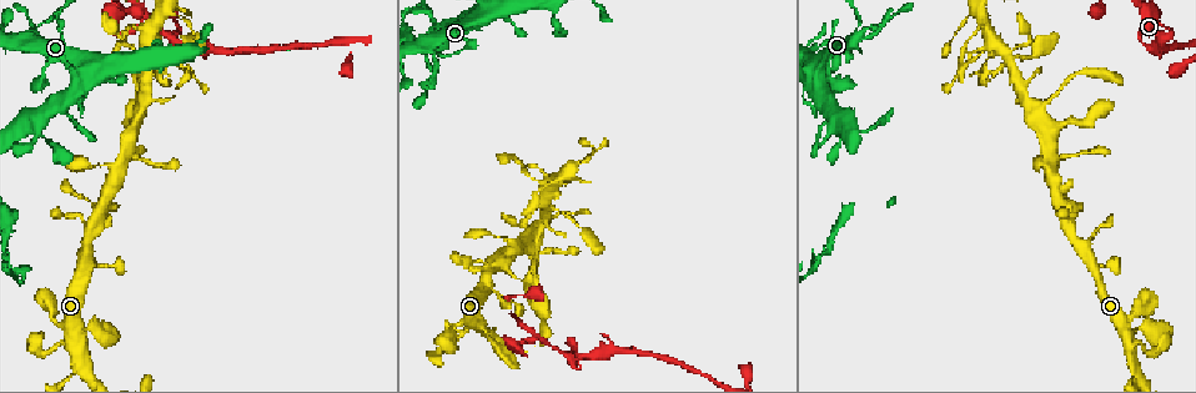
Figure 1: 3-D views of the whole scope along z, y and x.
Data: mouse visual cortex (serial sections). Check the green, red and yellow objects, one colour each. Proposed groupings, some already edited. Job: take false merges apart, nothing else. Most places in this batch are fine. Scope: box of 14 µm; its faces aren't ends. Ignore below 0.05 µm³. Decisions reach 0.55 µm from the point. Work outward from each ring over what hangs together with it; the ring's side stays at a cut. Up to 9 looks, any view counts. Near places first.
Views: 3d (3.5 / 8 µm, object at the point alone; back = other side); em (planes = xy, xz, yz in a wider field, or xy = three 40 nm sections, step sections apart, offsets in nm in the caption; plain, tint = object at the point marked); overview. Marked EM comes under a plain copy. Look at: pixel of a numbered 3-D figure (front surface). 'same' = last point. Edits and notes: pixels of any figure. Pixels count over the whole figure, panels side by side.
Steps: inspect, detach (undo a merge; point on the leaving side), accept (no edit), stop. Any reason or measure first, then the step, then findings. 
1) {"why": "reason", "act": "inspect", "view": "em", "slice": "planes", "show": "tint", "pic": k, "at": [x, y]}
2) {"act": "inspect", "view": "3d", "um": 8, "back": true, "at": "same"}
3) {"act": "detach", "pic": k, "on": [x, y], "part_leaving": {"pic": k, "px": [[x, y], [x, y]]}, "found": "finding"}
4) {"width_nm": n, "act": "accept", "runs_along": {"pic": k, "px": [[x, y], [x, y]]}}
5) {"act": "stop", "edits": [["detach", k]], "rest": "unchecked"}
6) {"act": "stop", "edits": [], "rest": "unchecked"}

{"why": "thick turns thin", "act": "inspect", "view": "3d", "um": 3.5, "pic": 1, "at": [485, 265]}

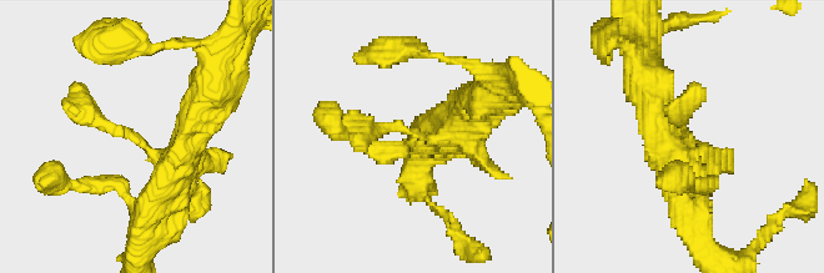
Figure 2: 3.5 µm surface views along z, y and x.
{"why": "now the EM", "act": "inspect", "view": "em", "slice": "planes", "show": "tint", "pic": 2, "at": [421, 136]}

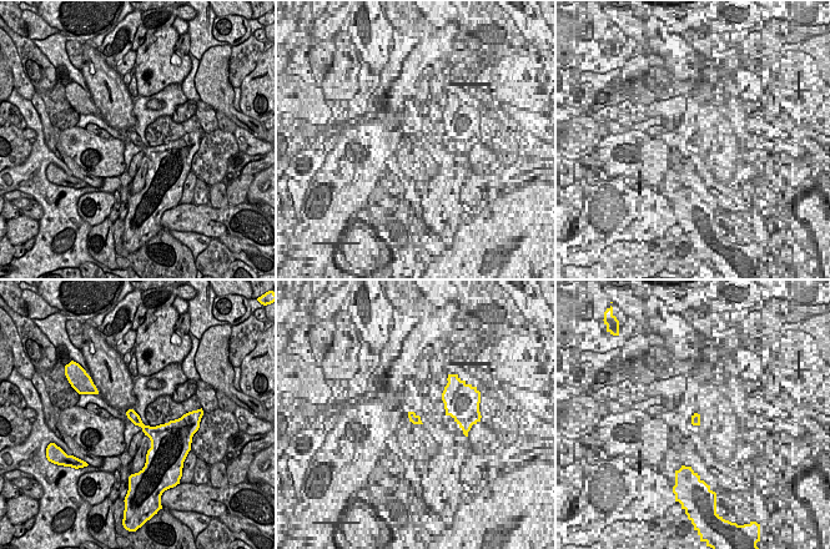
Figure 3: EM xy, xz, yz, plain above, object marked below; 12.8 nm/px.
{"act": "accept", "runs_along": {"pic": 2, "px": [[156, 205], [176, 175], [80, 97]]}, "found": "continuous, no second cell"}

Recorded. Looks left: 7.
{"why": "calibre changes", "act": "inspect", "view": "em", "slice": "planes", "show": "tint", "pic": 1, "at": [1013, 62]}

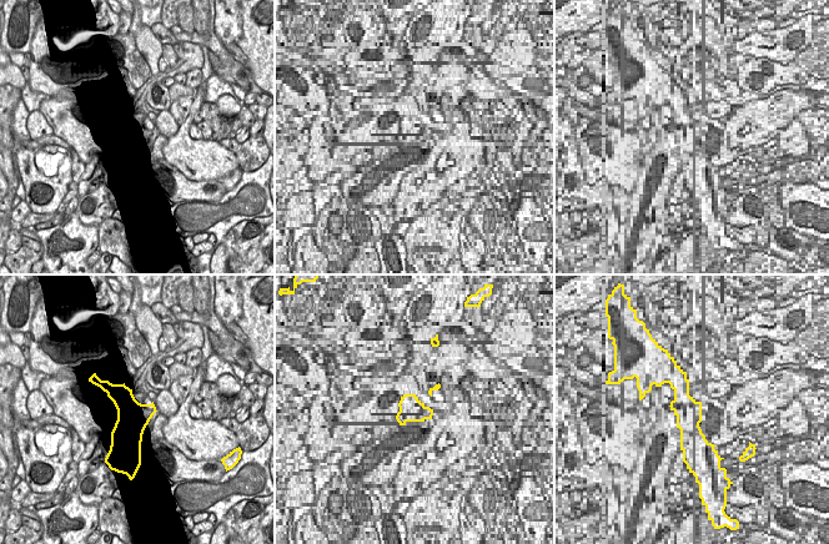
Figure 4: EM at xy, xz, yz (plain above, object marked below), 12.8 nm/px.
{"act": "inspect", "view": "3d", "um": 3.5, "at": "same"}

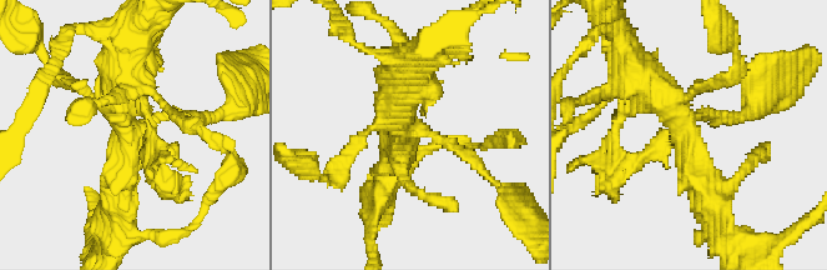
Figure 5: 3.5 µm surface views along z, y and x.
{"act": "accept", "runs_along": {"pic": 5, "px": [[711, 211], [679, 115], [635, 69]]}, "found": "continuous, no second cell"}

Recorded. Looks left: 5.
{"why": "arms part here", "act": "inspect", "view": "3d", "um": 3.5, "pic": 1, "at": [546, 340]}

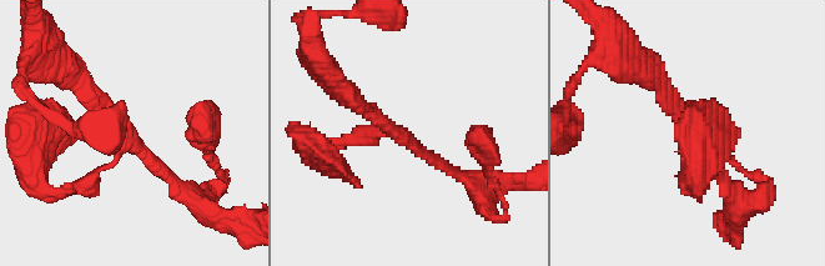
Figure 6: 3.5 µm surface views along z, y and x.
{"arms": 3, "arm_widths_nm": [150, 200, 200], "why": "shape alone is not enough", "act": "inspect", "view": "em", "slice": "xy", "step": 2, "show": "tint", "pic": 6, "at": [127, 143]}

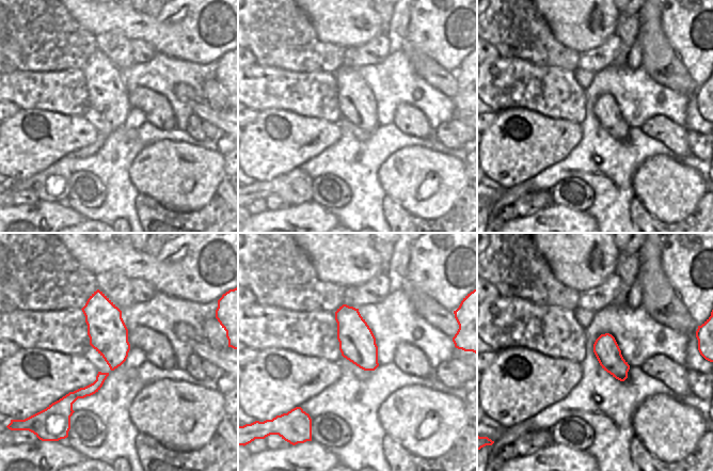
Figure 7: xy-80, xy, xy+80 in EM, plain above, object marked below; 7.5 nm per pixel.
{"act": "accept", "runs_along": {"pic": 6, "px": [[342, 142], [403, 132], [464, 177]]}, "found": "one cell here"}

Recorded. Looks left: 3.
{"why": "sudden change in width", "act": "inspect", "view": "3d", "um": 3.5, "back": true, "pic": 1, "at": [963, 57]}

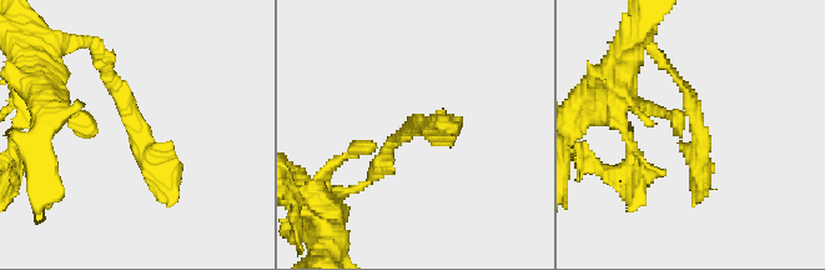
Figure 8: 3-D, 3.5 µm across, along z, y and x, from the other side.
{"why": "shape alone is not enough", "act": "inspect", "view": "em", "slice": "xy", "step": 5, "show": "tint", "pic": 8, "at": [697, 126]}

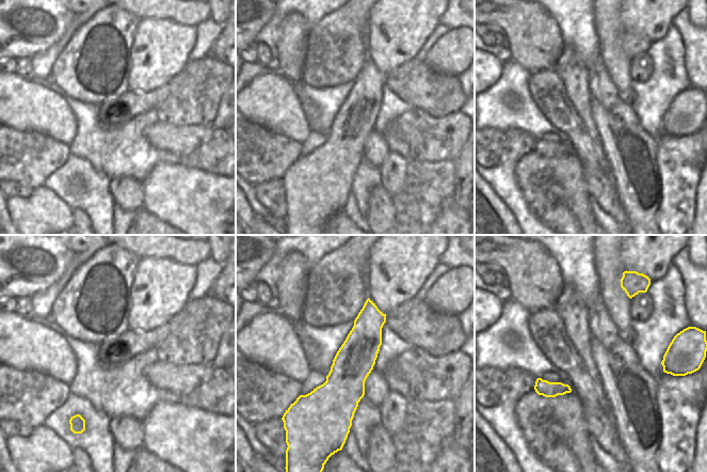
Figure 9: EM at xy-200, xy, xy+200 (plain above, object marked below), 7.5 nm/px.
{"act": "accept", "runs_along": {"pic": 8, "px": [[102, 59], [172, 196]]}, "found": "continuous, no second cell"}

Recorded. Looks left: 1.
{"act": "stop", "edits": [], "rest": "unchecked"}

